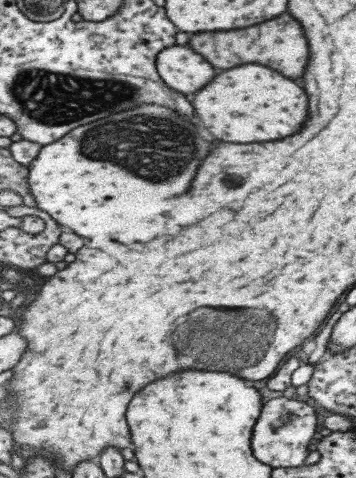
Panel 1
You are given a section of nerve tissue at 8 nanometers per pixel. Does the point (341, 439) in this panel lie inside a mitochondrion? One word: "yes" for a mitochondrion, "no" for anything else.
no

